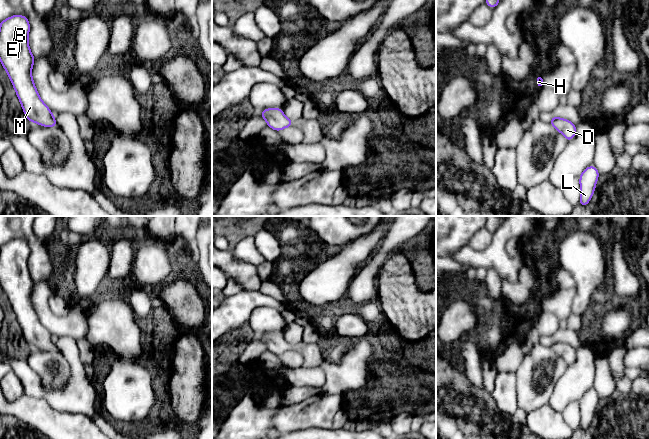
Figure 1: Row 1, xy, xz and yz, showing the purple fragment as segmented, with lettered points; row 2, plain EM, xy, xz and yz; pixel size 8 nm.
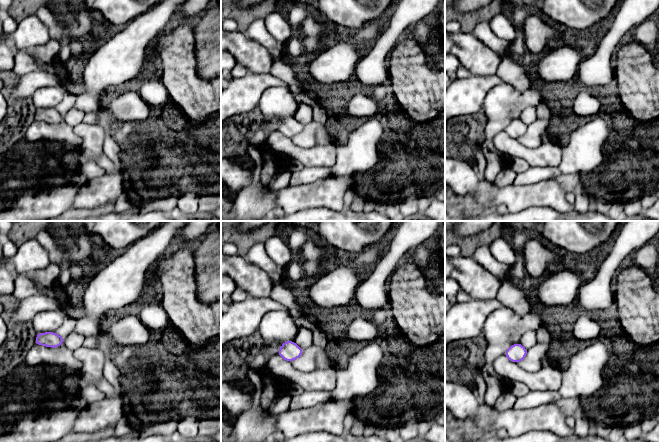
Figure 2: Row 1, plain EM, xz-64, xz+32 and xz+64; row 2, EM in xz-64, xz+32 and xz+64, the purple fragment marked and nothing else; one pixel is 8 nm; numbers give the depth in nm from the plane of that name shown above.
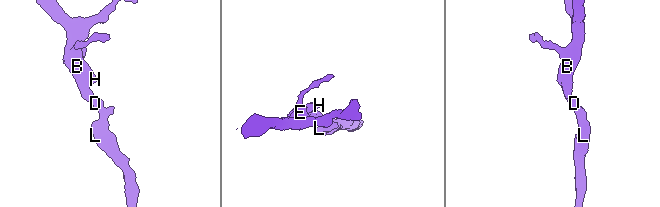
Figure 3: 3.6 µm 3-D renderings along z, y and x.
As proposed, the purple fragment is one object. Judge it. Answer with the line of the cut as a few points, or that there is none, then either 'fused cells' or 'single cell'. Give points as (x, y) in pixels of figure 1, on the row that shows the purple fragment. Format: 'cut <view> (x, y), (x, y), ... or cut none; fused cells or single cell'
cut none; single cell

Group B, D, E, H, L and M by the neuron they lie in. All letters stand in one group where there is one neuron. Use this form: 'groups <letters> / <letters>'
groups B D E H L M

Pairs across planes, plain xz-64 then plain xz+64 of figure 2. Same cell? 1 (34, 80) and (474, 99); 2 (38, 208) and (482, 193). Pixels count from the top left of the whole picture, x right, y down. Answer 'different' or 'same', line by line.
1: same
2: different

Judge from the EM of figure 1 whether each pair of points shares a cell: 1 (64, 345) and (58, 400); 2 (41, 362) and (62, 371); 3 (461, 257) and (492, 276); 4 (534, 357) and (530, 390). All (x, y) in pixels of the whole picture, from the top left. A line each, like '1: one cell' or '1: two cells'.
1: one cell
2: one cell
3: two cells
4: one cell

